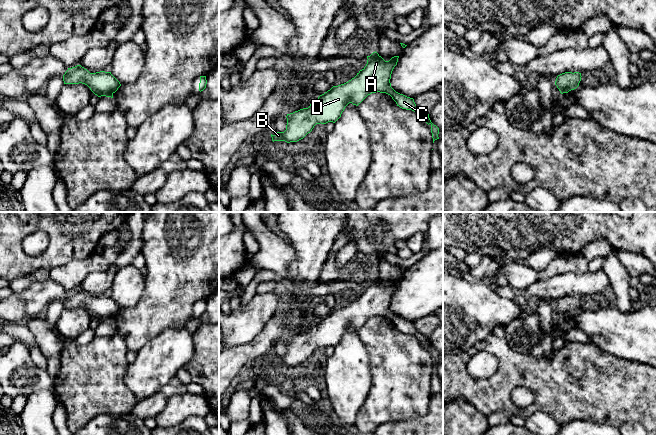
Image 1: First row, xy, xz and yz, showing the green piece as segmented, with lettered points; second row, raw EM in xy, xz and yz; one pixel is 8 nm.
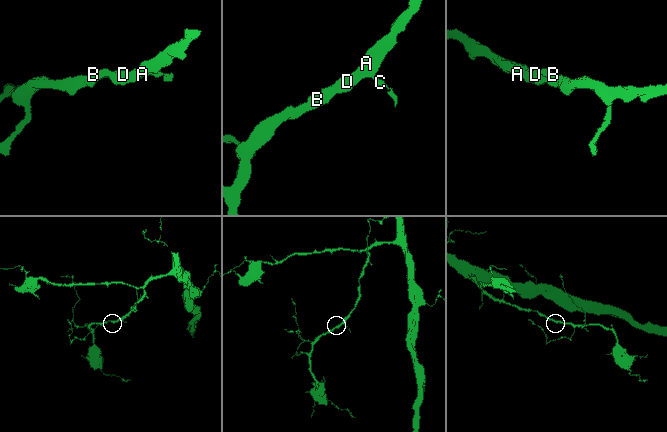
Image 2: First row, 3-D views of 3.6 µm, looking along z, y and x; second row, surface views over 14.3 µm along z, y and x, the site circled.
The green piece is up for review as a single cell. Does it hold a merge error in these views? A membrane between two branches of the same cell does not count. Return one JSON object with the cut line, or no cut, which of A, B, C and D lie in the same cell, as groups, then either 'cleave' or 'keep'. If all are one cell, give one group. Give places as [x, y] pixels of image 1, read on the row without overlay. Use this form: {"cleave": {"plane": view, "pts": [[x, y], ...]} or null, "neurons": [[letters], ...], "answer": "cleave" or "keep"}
{"cleave": null, "neurons": [["A", "B", "C", "D"]], "answer": "keep"}

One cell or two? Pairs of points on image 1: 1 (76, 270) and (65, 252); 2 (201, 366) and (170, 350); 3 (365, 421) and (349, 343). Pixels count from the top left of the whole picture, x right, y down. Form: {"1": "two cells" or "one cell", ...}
{"1": "two cells", "2": "two cells", "3": "two cells"}

